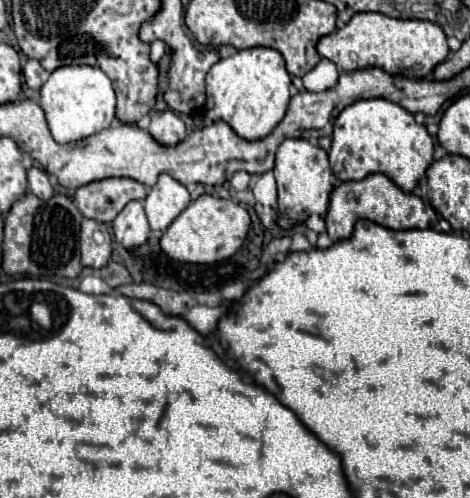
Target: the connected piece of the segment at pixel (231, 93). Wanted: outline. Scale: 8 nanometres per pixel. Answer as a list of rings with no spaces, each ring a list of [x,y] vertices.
[[[266,46],[238,50],[210,68],[206,76],[204,116],[210,120],[224,120],[238,136],[246,140],[264,138],[286,114],[290,84],[290,74],[278,50]]]

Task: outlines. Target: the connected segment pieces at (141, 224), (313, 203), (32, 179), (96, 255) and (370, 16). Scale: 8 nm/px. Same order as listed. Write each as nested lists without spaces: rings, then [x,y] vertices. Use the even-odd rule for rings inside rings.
[[[140,200],[128,202],[122,212],[112,222],[114,238],[124,248],[136,248],[142,246],[150,238],[150,226],[144,214],[144,206]]]
[[[286,138],[276,152],[274,176],[278,184],[278,224],[282,228],[292,228],[304,222],[310,214],[324,216],[328,210],[328,198],[332,192],[332,170],[328,164],[328,154],[306,138]]]
[[[32,166],[32,168],[28,170],[28,188],[30,188],[30,192],[34,192],[40,200],[50,200],[52,194],[54,194],[54,190],[52,190],[52,186],[50,186],[50,182],[48,182],[48,172],[42,170],[40,166]]]
[[[90,218],[82,220],[80,230],[80,248],[82,248],[82,264],[90,268],[102,268],[108,264],[112,246],[110,232],[102,222],[94,222]]]
[[[358,12],[350,22],[318,42],[318,54],[336,64],[338,72],[378,66],[406,78],[426,78],[450,54],[446,34],[436,22],[396,20],[378,12]]]

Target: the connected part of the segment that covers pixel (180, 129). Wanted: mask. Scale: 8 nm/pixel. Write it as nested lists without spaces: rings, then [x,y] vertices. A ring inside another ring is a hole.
[[[164,110],[164,112],[152,112],[150,114],[150,126],[148,132],[152,134],[154,140],[158,140],[160,144],[166,146],[174,146],[180,140],[186,138],[186,126],[180,120],[178,114],[174,114],[172,110]]]

